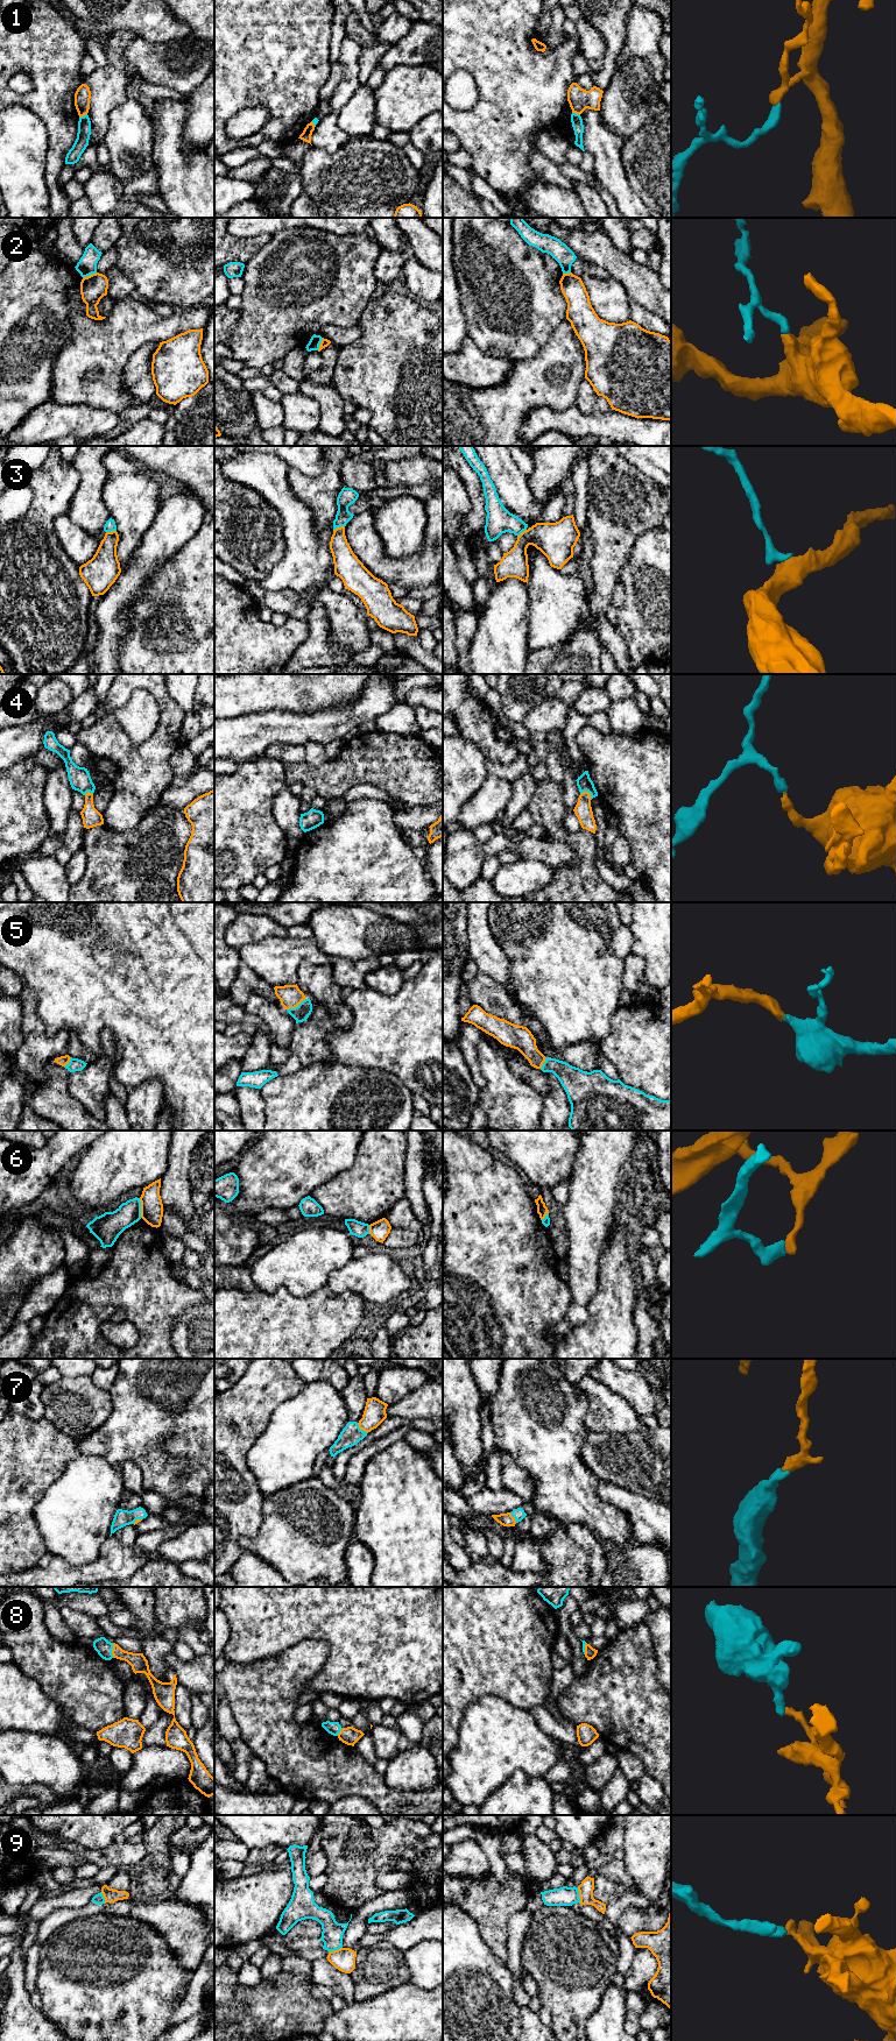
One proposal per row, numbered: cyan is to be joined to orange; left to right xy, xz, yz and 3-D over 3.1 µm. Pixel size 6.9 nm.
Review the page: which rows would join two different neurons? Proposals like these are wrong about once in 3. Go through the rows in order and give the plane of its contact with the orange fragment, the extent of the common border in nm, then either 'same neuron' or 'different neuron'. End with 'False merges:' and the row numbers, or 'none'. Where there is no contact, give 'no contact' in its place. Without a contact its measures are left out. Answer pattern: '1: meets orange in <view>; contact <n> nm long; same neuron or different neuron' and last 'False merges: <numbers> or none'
1: meets orange in xy; contact 70 nm long; different neuron
2: meets orange in xy; contact 110 nm long; different neuron
3: meets orange in xz; contact 90 nm long; different neuron
4: meets orange in yz; contact 90 nm long; same neuron
5: meets orange in xz; contact 160 nm long; same neuron
6: meets orange in xy; contact 140 nm long; different neuron
7: meets orange in xz; contact 100 nm long; same neuron
8: meets orange in xy; contact 100 nm long; different neuron
9: meets orange in yz; contact 110 nm long; different neuron
False merges: 1, 2, 3, 6, 8, 9

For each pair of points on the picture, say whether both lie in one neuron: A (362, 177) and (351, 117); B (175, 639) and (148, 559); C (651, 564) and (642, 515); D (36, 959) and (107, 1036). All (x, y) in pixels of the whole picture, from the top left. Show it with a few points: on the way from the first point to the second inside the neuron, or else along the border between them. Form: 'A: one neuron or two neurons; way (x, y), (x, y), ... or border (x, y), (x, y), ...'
A: two neurons; border (369, 135), (350, 139)
B: two neurons; border (173, 555), (136, 596)
C: two neurons; border (658, 526), (643, 531), (635, 540), (629, 553)
D: two neurons; border (111, 1030), (104, 1029), (100, 1033), (100, 1042)

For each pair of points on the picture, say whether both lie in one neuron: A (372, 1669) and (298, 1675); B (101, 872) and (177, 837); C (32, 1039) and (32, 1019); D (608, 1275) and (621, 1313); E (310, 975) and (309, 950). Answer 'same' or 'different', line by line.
A: different
B: same
C: same
D: same
E: different

